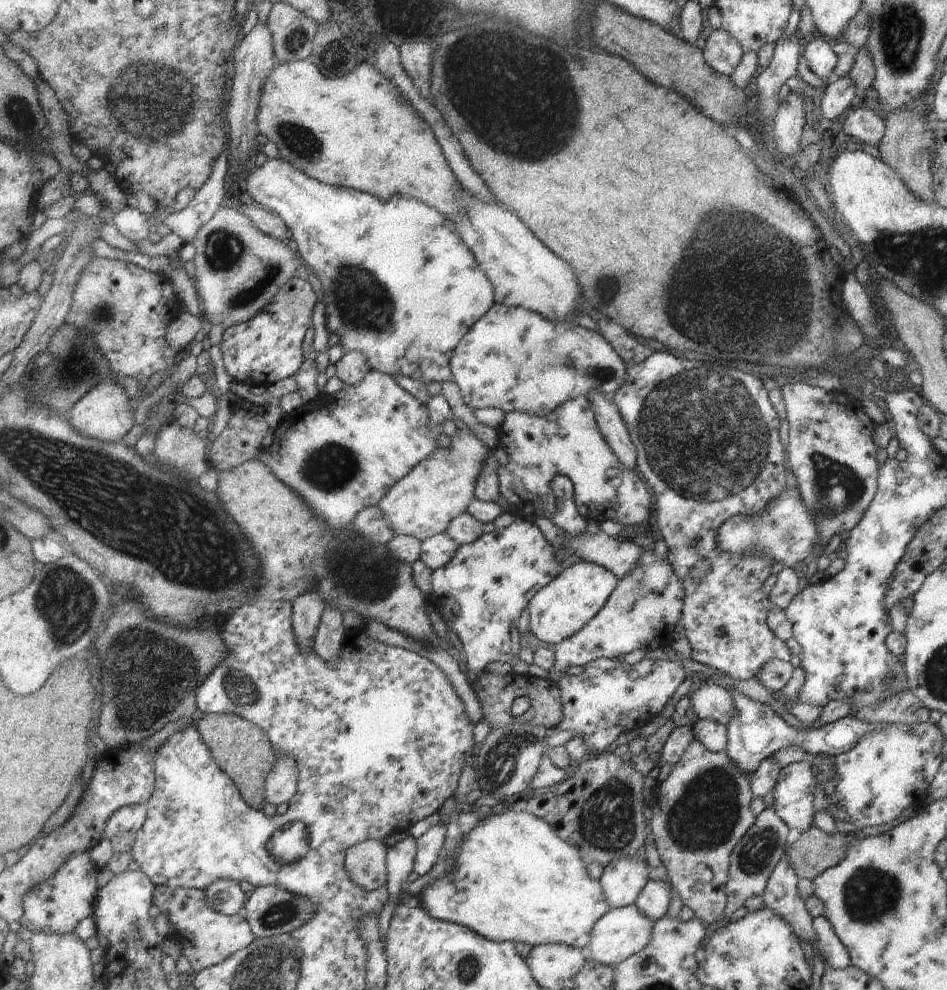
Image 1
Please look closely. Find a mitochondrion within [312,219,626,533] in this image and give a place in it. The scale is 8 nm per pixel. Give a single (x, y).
(363, 306)

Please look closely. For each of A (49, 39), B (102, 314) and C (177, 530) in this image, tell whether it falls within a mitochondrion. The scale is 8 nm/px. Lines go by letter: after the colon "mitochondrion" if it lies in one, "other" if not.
A: other
B: mitochondrion
C: mitochondrion

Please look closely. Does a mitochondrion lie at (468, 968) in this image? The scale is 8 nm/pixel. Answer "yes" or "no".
yes

